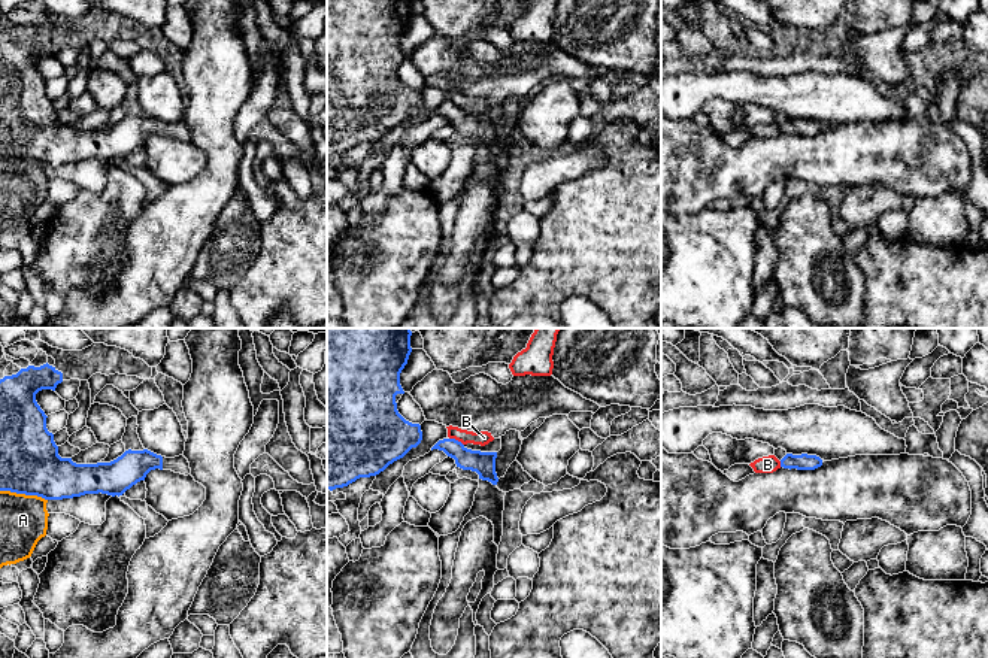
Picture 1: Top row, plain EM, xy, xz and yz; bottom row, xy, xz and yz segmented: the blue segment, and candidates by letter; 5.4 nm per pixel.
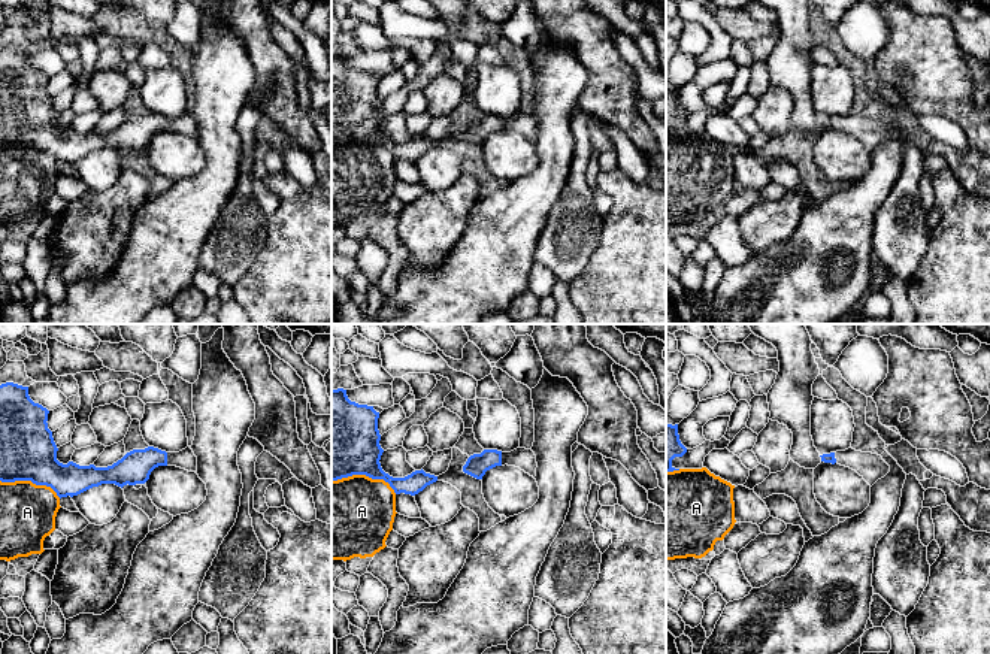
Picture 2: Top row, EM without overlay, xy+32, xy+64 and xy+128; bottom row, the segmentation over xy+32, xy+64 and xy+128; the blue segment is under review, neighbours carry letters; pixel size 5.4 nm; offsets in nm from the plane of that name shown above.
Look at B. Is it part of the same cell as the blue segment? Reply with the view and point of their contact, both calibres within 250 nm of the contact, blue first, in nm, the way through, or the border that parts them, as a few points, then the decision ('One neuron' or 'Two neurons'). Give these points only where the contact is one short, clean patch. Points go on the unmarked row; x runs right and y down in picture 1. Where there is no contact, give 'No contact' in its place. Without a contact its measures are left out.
Touches blue at xz (457, 106). Thickness 130 nm (blue) against 80 nm. Boundary: xz (449, 103), (463, 111). Two neurons

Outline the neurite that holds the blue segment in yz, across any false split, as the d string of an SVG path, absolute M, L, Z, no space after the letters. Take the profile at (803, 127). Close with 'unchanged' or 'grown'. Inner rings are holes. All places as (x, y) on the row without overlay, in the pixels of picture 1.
M787 119L782 125L781 125L781 133L784 134L797 134L797 136L815 136L818 133L822 131L822 125L816 121L807 121L807 119L801 119L801 121L792 121L792 119Z | unchanged

